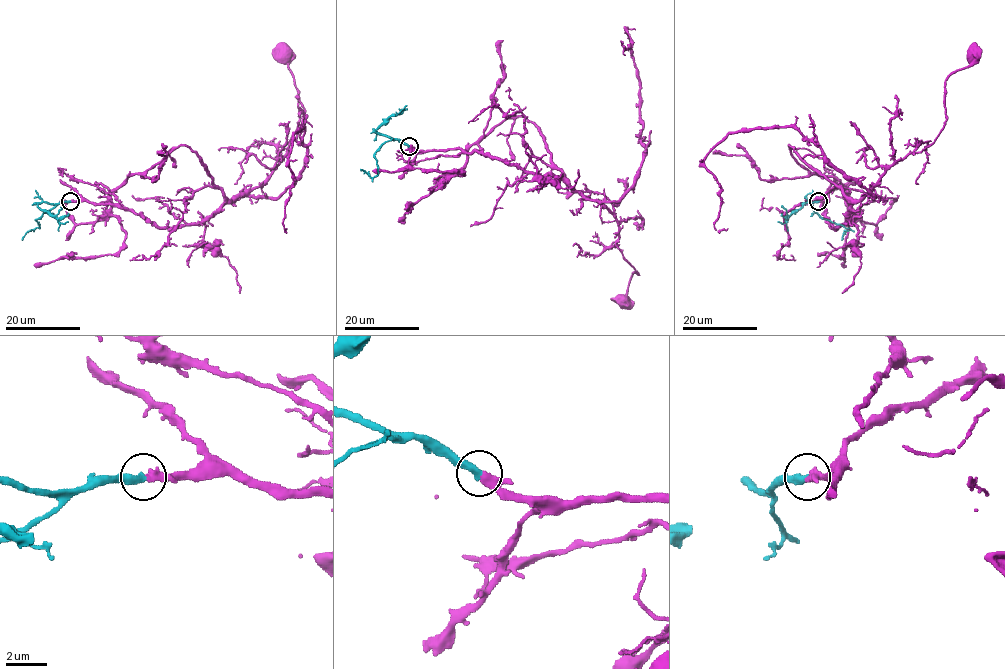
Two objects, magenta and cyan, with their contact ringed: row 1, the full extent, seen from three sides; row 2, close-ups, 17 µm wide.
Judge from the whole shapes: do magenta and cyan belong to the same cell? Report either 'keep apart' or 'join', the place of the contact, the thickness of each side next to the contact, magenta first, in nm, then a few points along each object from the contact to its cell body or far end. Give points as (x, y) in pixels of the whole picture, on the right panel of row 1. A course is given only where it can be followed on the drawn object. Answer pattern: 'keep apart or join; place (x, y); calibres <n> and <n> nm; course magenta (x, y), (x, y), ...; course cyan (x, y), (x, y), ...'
join; place (818, 201); calibres 400 and 380 nm; course magenta (818, 201), (831, 226), (845, 224), (891, 166), (934, 141), (946, 115), (945, 80), (972, 51); course cyan (818, 201), (812, 204), (814, 211), (850, 229), (843, 233), (842, 239)

